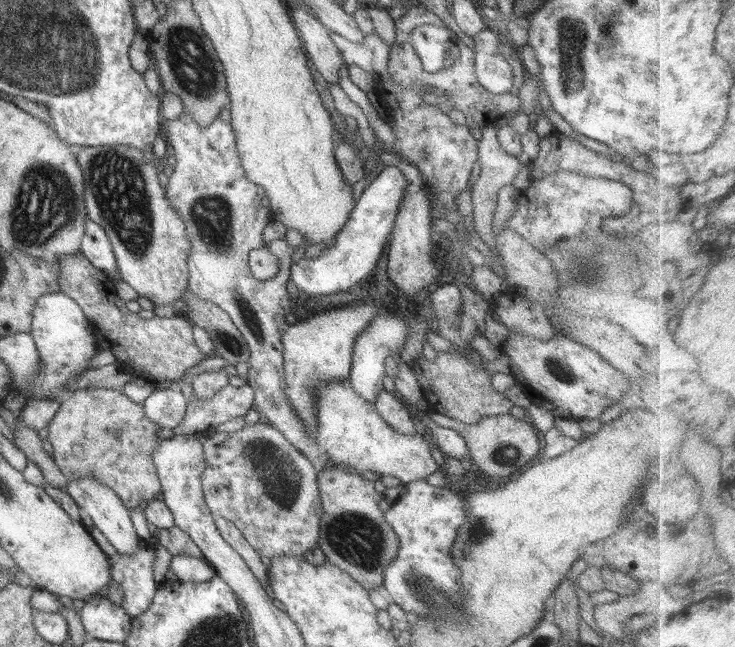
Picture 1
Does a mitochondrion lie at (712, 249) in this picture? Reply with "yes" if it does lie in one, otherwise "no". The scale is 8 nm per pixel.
no

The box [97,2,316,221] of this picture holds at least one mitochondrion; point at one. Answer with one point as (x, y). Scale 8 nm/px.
(192, 66)

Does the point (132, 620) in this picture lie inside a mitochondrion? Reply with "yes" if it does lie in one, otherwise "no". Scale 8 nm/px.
no

